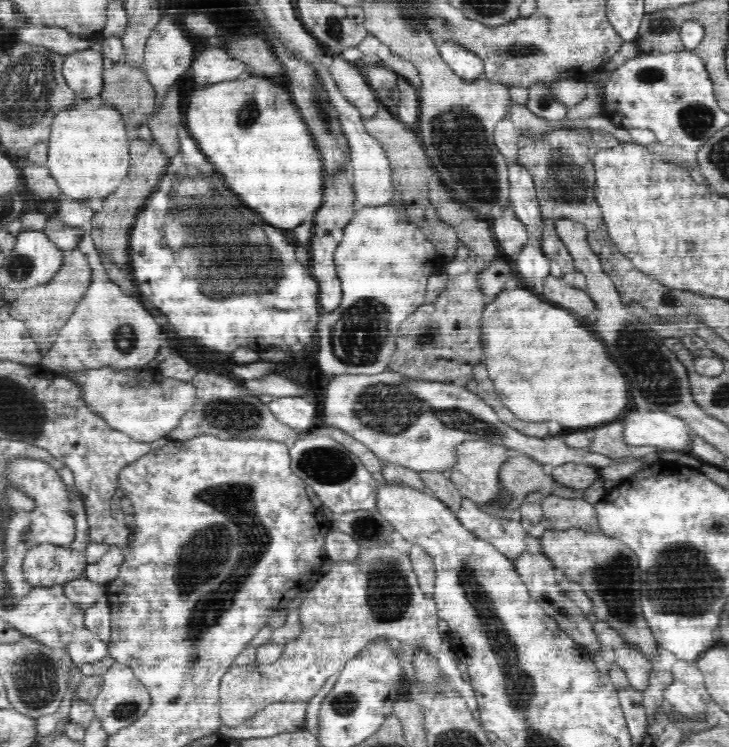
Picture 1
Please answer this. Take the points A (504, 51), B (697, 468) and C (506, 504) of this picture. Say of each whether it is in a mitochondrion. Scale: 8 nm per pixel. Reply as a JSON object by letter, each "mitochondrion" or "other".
{"A":"mitochondrion","B":"other","C":"mitochondrion"}

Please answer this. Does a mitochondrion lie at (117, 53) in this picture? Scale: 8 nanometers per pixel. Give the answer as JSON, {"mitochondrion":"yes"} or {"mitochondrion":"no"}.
{"mitochondrion":"no"}

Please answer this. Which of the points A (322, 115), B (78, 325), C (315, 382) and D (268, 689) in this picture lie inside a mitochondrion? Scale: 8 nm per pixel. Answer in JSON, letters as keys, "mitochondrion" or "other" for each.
{"A":"mitochondrion","B":"other","C":"other","D":"other"}

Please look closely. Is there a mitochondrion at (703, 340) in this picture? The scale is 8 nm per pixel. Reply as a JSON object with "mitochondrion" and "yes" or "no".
{"mitochondrion":"no"}

